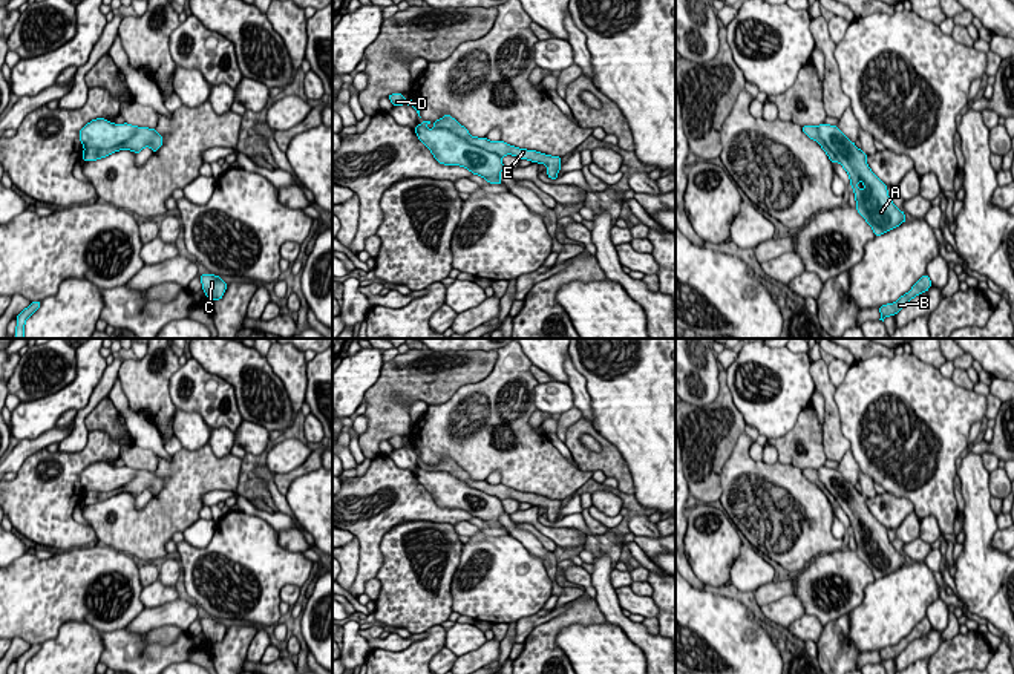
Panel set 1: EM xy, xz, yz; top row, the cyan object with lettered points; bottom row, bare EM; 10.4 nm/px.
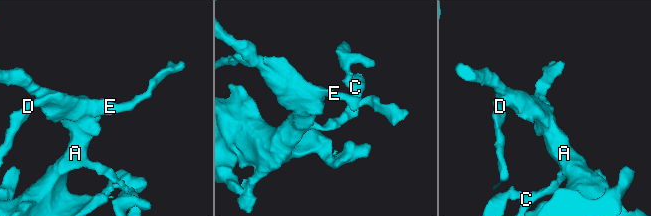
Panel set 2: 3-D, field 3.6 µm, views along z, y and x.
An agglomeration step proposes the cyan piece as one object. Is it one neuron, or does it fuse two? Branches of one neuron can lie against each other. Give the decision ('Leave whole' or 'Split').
Split

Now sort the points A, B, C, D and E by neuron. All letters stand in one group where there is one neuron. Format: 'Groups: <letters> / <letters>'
Groups: A B C / D E

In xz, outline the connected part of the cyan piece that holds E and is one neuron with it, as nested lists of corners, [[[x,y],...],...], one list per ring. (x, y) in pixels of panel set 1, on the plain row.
[[[444,458],[438,464],[432,466],[435,472],[447,472],[452,476],[466,481],[470,487],[478,489],[487,495],[496,496],[499,499],[505,498],[513,498],[519,502],[528,502],[532,506],[541,506],[547,509],[547,518],[551,522],[558,521],[559,512],[561,512],[561,501],[559,499],[550,499],[541,495],[535,493],[525,493],[525,492],[518,492],[515,489],[505,487],[504,484],[489,484],[486,479],[484,481],[476,481],[469,476],[466,470],[463,470],[455,461],[450,458]]]

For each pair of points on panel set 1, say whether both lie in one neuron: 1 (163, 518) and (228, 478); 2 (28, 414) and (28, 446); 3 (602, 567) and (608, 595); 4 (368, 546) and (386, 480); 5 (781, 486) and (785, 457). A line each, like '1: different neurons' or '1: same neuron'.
1: same neuron
2: different neurons
3: same neuron
4: same neuron
5: different neurons

